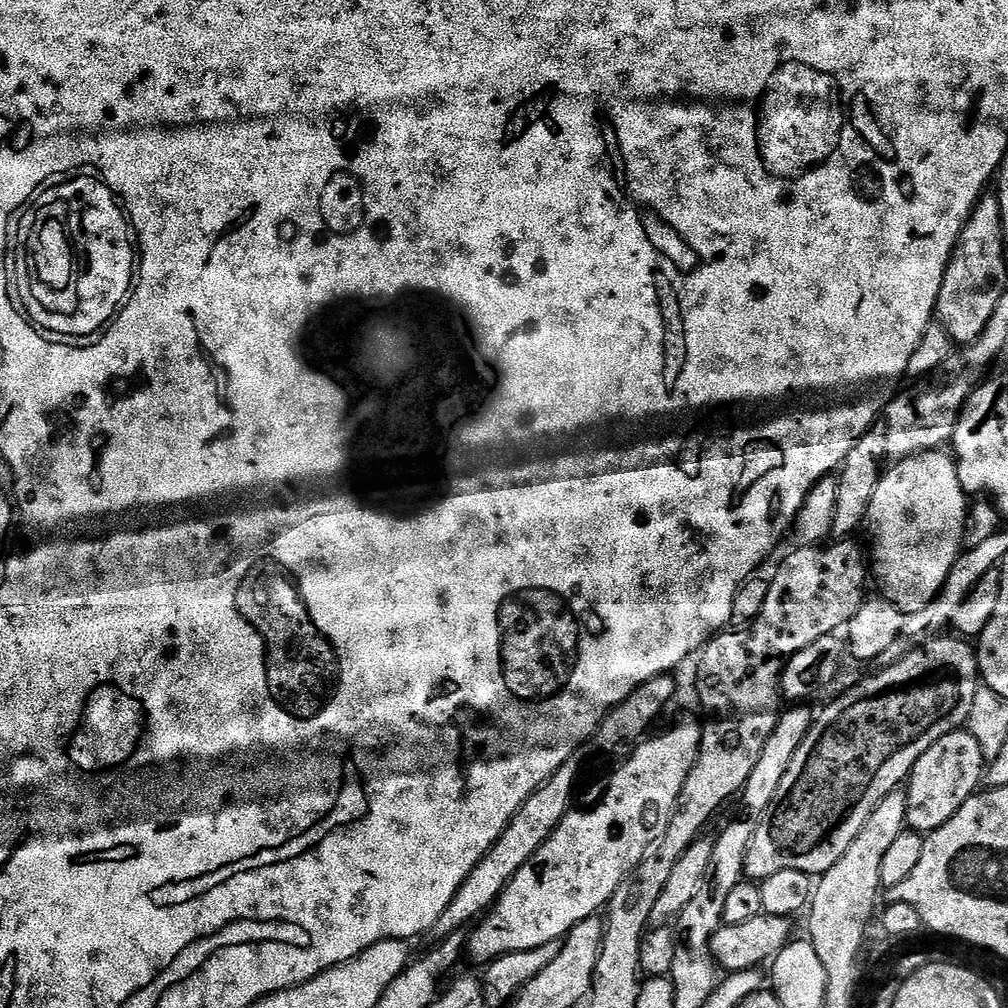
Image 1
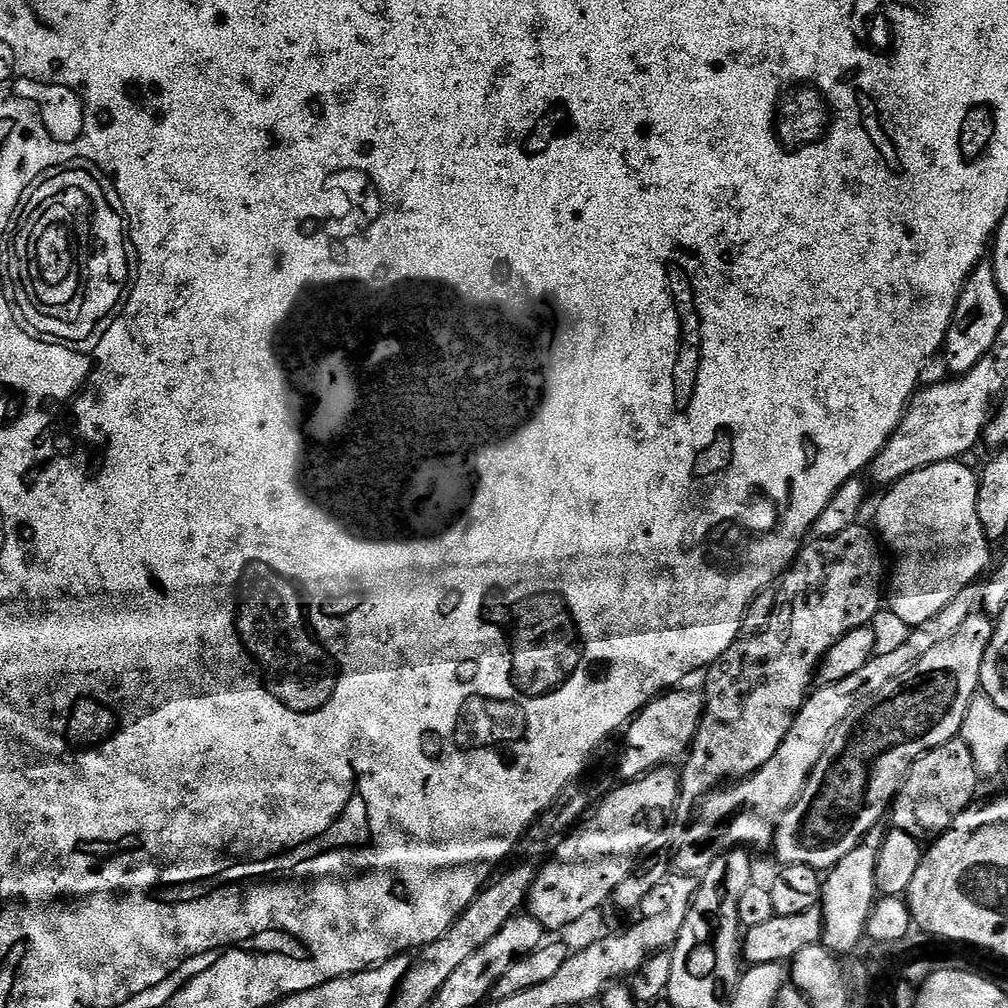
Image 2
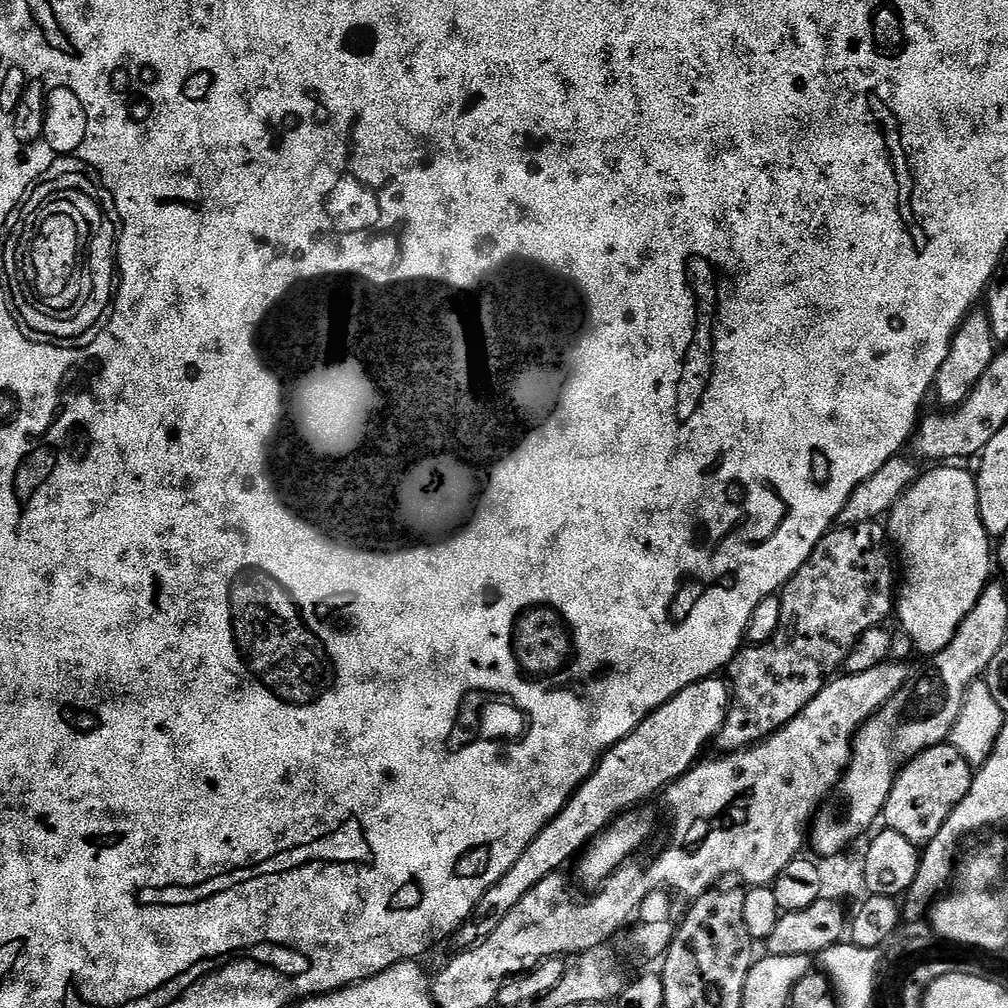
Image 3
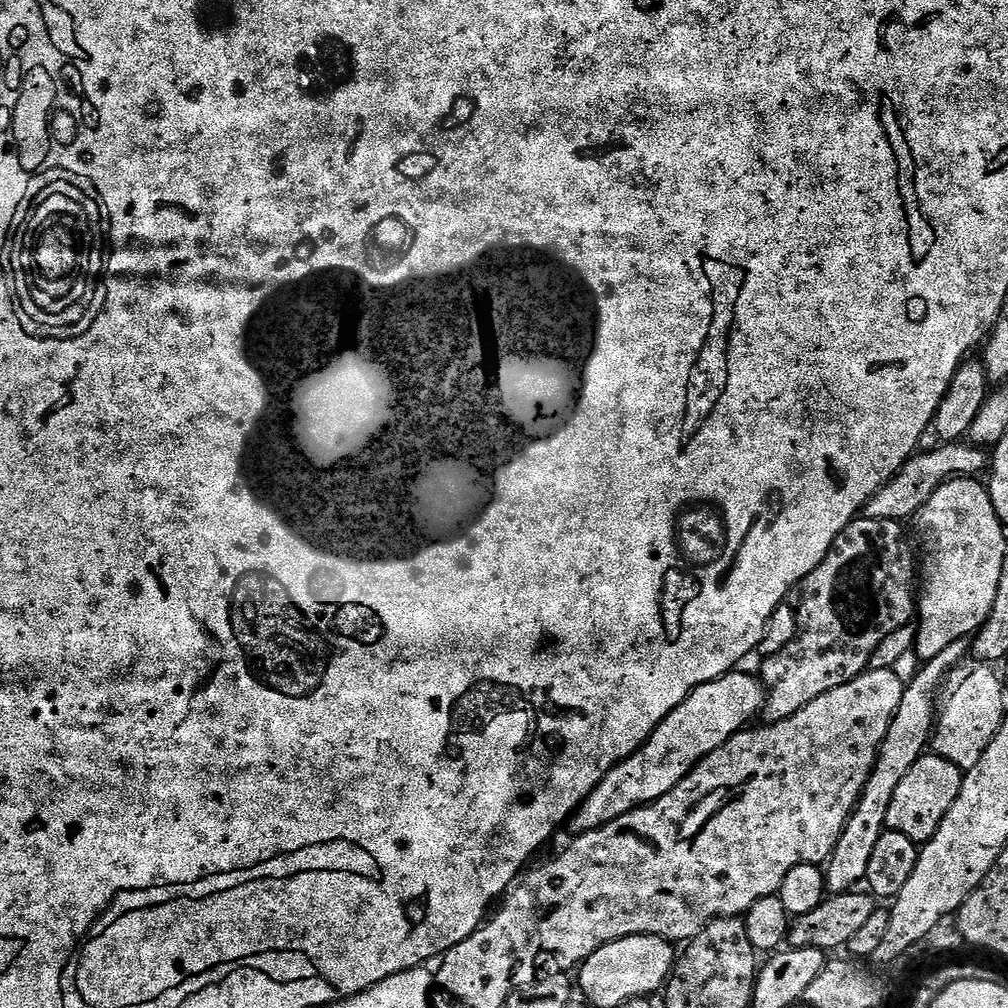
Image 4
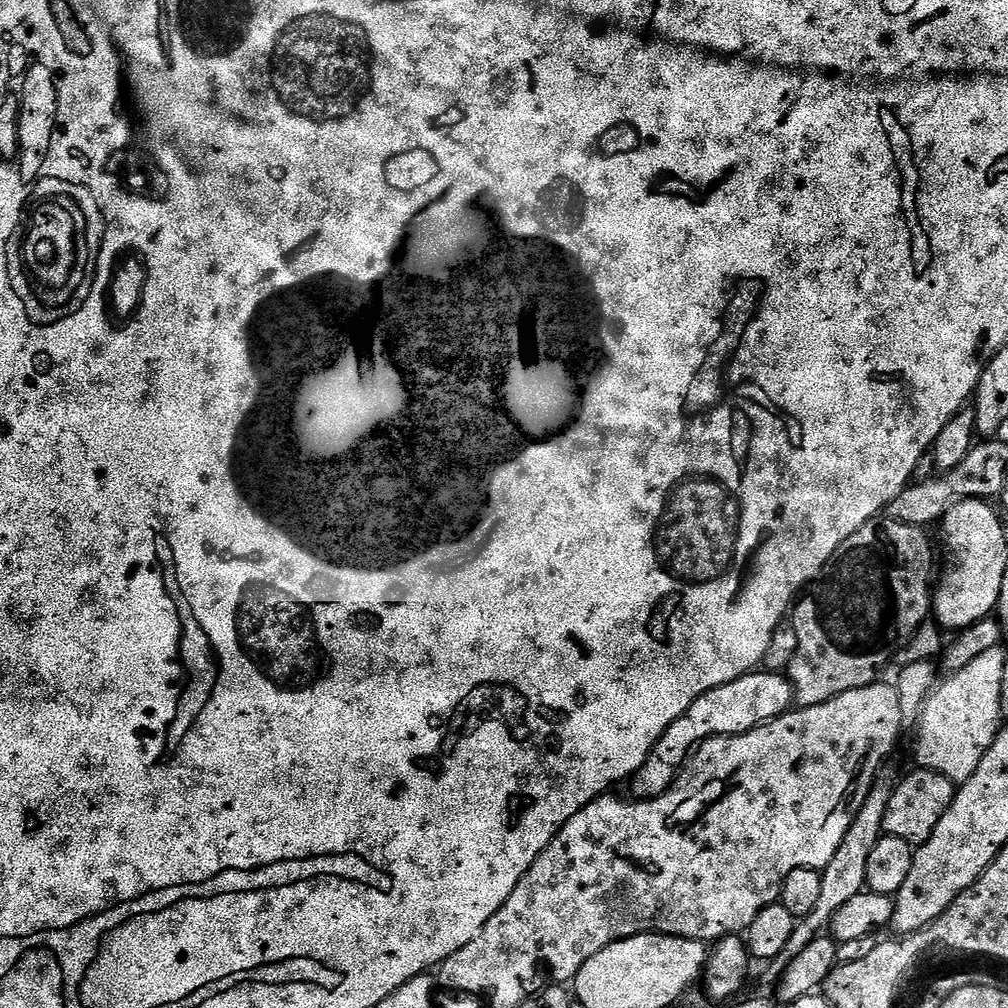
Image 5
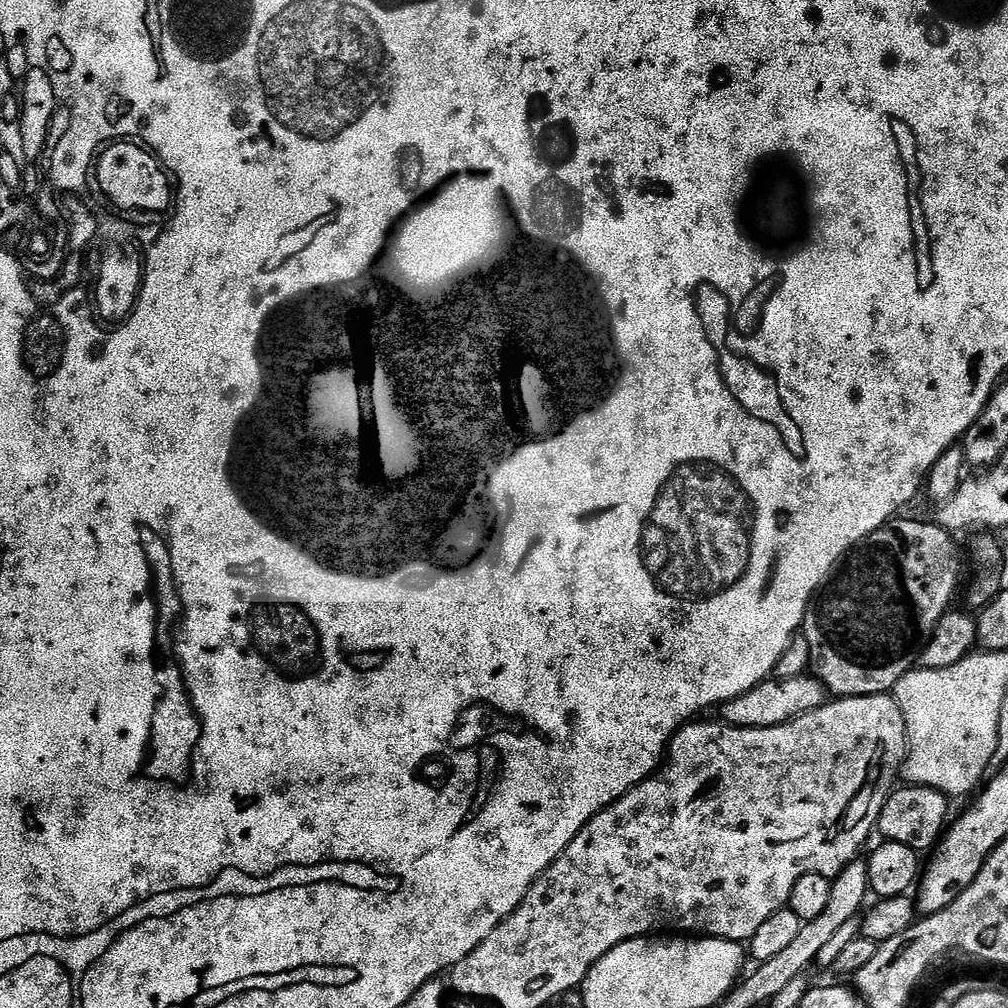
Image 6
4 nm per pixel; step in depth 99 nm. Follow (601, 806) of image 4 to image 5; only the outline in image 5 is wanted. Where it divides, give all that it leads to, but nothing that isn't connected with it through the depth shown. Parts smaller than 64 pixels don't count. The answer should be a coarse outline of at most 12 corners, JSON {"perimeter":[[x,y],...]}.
{"perimeter":[[747,672],[706,690],[658,738],[630,781],[658,798],[715,736],[746,734],[786,715],[792,684]]}

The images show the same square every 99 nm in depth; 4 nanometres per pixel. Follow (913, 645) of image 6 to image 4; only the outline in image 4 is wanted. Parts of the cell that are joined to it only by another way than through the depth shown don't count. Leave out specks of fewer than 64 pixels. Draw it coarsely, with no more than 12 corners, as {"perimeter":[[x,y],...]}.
{"perimeter":[[851,520],[763,657],[775,722],[869,671],[918,612],[899,520]]}

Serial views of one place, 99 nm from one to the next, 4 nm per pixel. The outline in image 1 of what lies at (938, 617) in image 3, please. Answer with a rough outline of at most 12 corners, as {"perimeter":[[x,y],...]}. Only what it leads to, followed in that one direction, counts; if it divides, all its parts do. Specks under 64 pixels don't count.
{"perimeter":[[947,451],[881,475],[868,503],[883,599],[922,610],[966,544]]}

